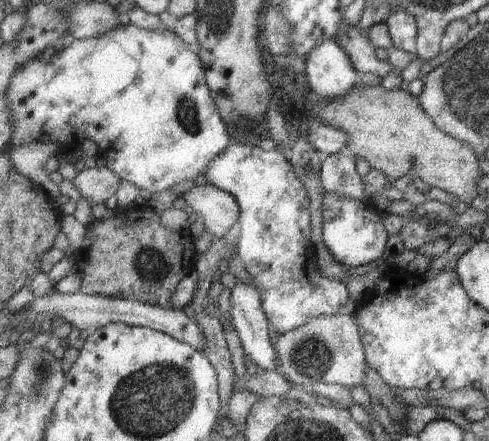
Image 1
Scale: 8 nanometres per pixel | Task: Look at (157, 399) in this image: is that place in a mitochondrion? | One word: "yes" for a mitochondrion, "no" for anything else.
yes

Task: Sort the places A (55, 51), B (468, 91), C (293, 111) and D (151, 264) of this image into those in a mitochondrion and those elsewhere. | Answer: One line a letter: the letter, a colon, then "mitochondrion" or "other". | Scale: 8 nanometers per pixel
A: other
B: mitochondrion
C: other
D: mitochondrion

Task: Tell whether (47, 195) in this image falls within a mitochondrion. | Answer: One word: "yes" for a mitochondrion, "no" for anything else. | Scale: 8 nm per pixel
no

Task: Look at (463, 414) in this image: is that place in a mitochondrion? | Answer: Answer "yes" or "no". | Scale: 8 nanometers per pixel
no

